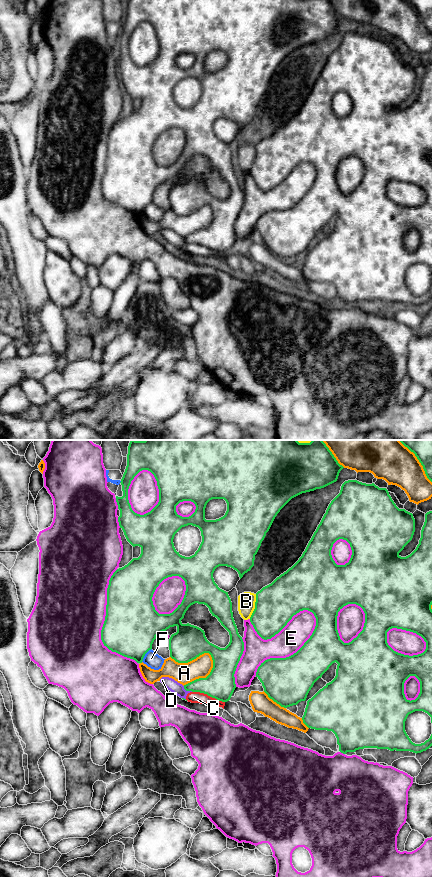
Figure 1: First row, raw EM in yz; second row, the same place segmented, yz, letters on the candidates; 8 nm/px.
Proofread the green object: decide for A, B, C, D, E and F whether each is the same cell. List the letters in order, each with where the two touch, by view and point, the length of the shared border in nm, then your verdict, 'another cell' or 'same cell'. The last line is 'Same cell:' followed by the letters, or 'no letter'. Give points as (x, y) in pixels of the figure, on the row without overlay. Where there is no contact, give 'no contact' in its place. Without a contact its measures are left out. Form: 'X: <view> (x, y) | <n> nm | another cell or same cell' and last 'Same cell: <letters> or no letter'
A: yz (196, 209) | 360 nm | another cell
B: yz (255, 158) | 200 nm | another cell
C: yz (208, 247) | 280 nm | another cell
D: yz (187, 242) | 90 nm | another cell
E: yz (294, 205) | 700 nm | another cell
F: yz (144, 207) | 140 nm | another cell
Same cell: no letter

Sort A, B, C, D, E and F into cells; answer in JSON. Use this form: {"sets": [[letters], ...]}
{"sets": [["A"], ["B"], ["C", "D", "F"], ["E"]]}

